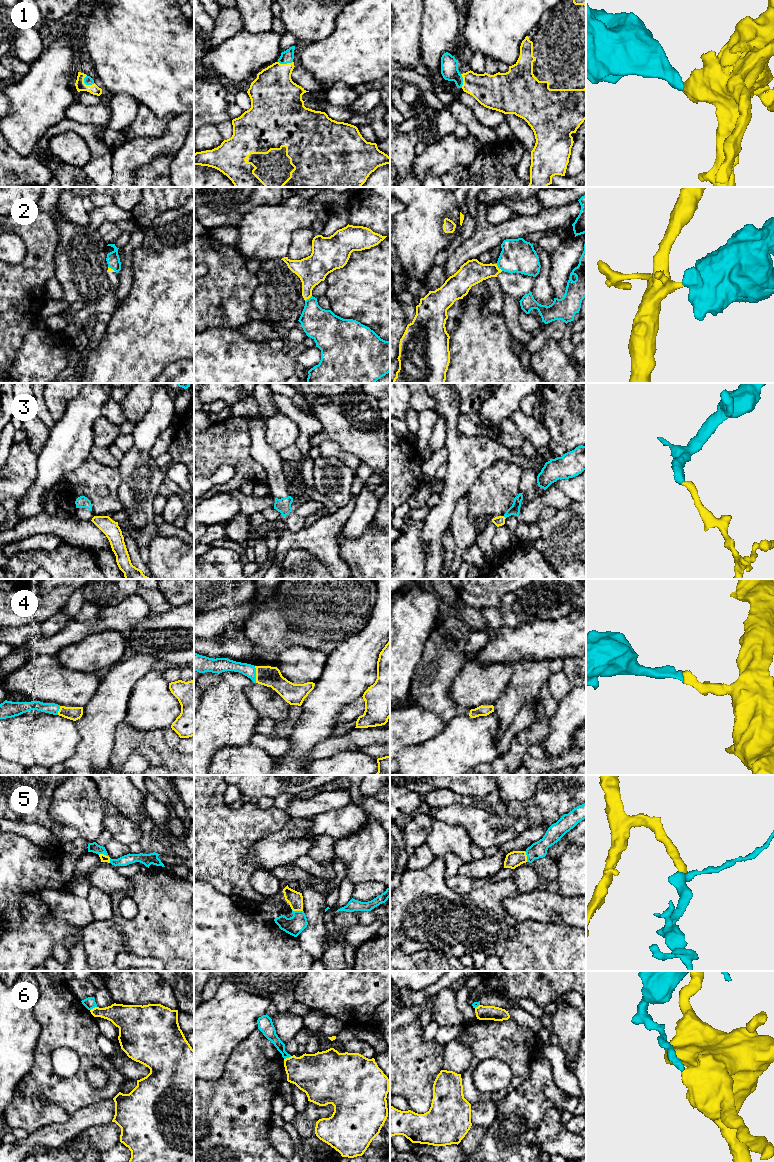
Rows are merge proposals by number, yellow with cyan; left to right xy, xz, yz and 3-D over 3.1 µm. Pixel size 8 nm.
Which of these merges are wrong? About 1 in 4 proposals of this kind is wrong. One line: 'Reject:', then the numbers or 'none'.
Reject: 2, 3, 6

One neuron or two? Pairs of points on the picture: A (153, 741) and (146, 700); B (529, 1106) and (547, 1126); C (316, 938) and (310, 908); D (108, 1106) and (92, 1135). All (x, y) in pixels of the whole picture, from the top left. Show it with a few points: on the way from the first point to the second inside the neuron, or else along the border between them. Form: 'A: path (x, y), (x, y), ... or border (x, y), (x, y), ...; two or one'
A: border (128, 724), (140, 730), (162, 729); two
B: border (556, 1107), (550, 1108), (539, 1124), (537, 1143); two
C: path (316, 931), (315, 915); one
D: border (111, 1121), (105, 1124), (90, 1126), (77, 1136); two

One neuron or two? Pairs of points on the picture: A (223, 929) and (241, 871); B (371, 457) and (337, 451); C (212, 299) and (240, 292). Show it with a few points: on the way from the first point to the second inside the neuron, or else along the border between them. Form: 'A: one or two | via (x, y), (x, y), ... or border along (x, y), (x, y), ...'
A: two | border along (210, 883), (220, 892), (230, 896)
B: two | border along (332, 440), (335, 440), (362, 462)
C: one | via (219, 297), (227, 292), (233, 292)

